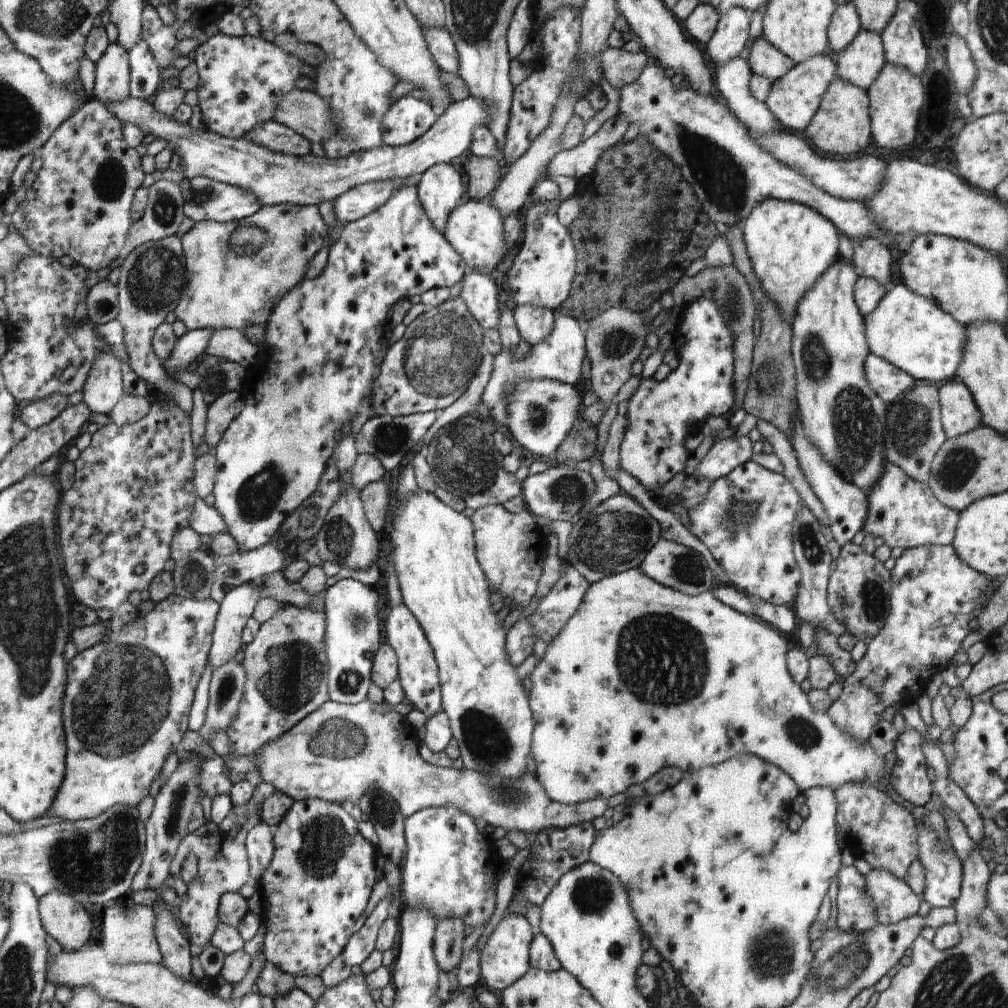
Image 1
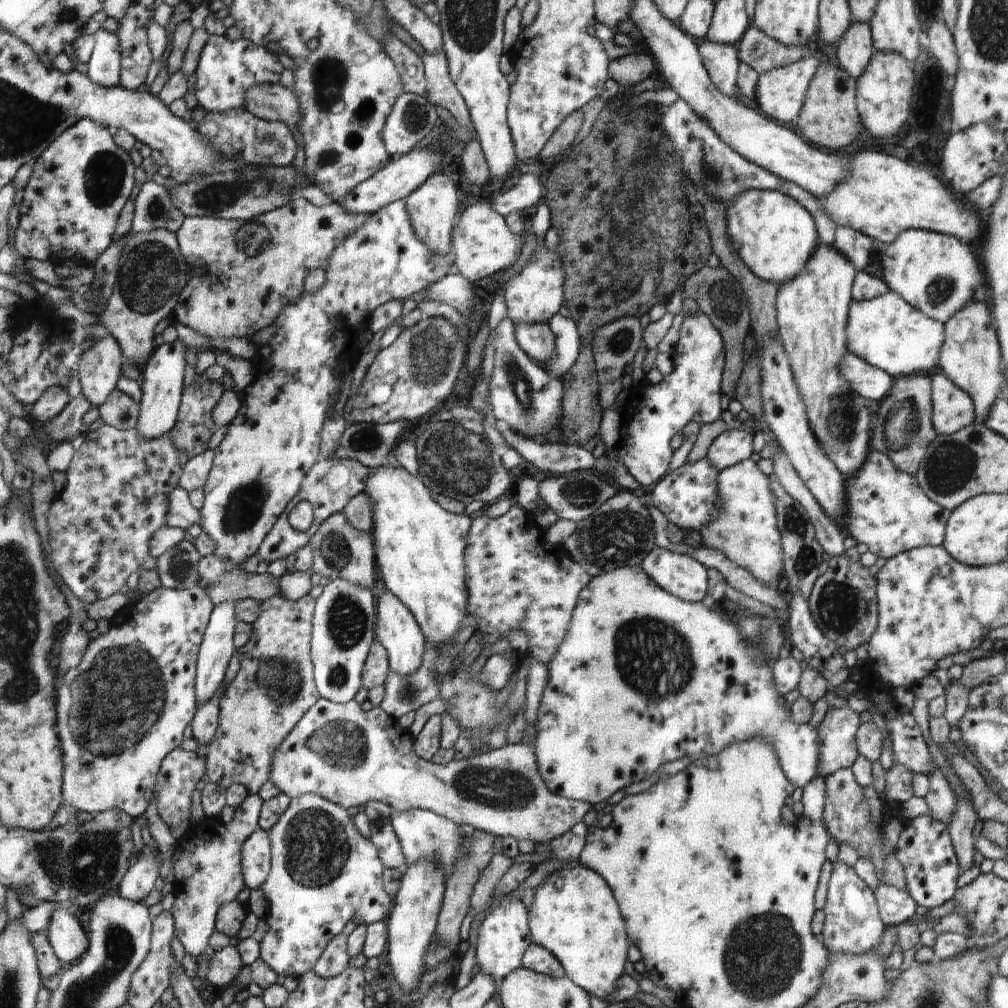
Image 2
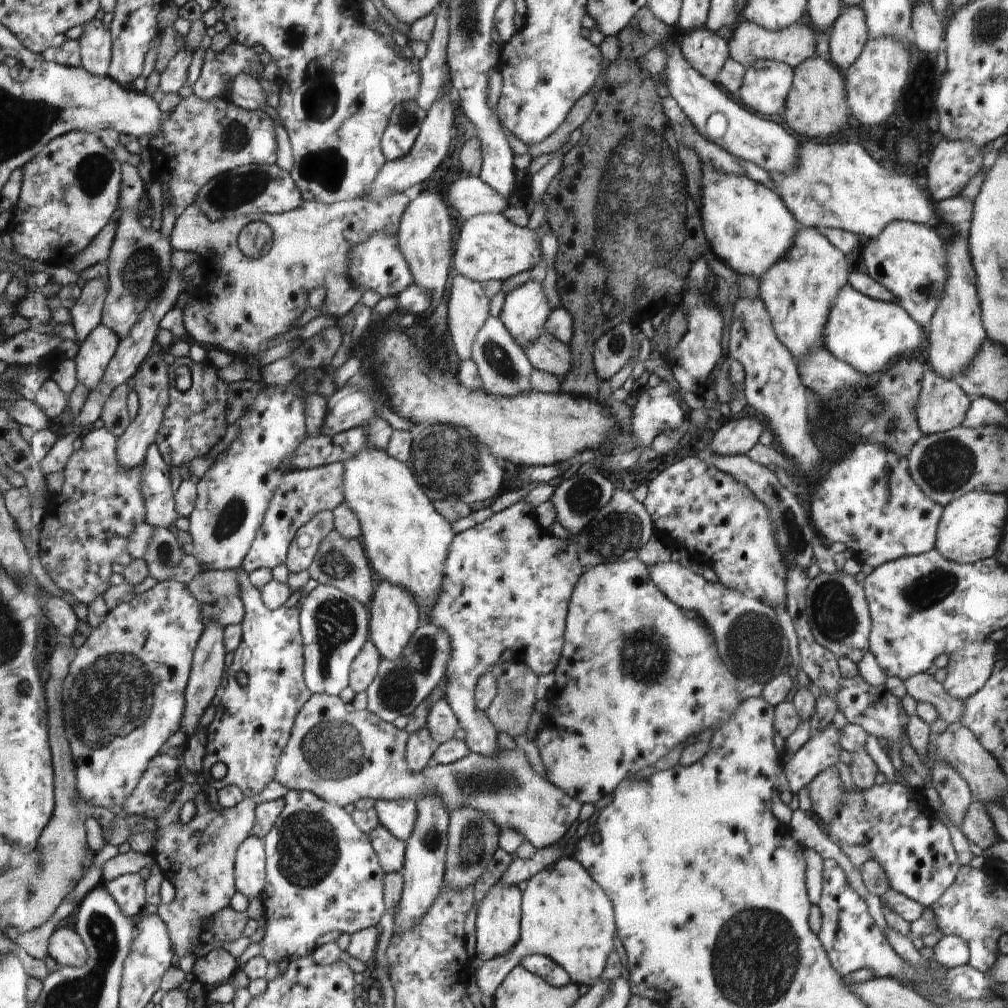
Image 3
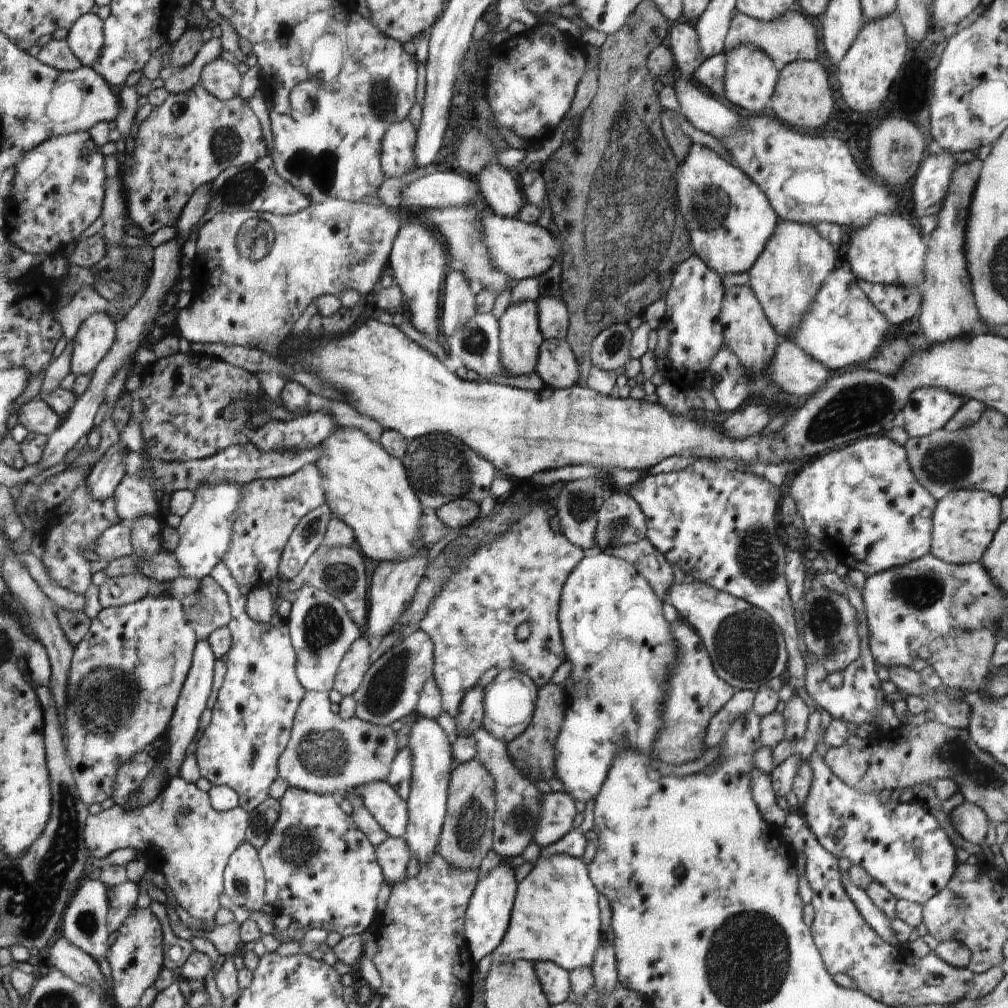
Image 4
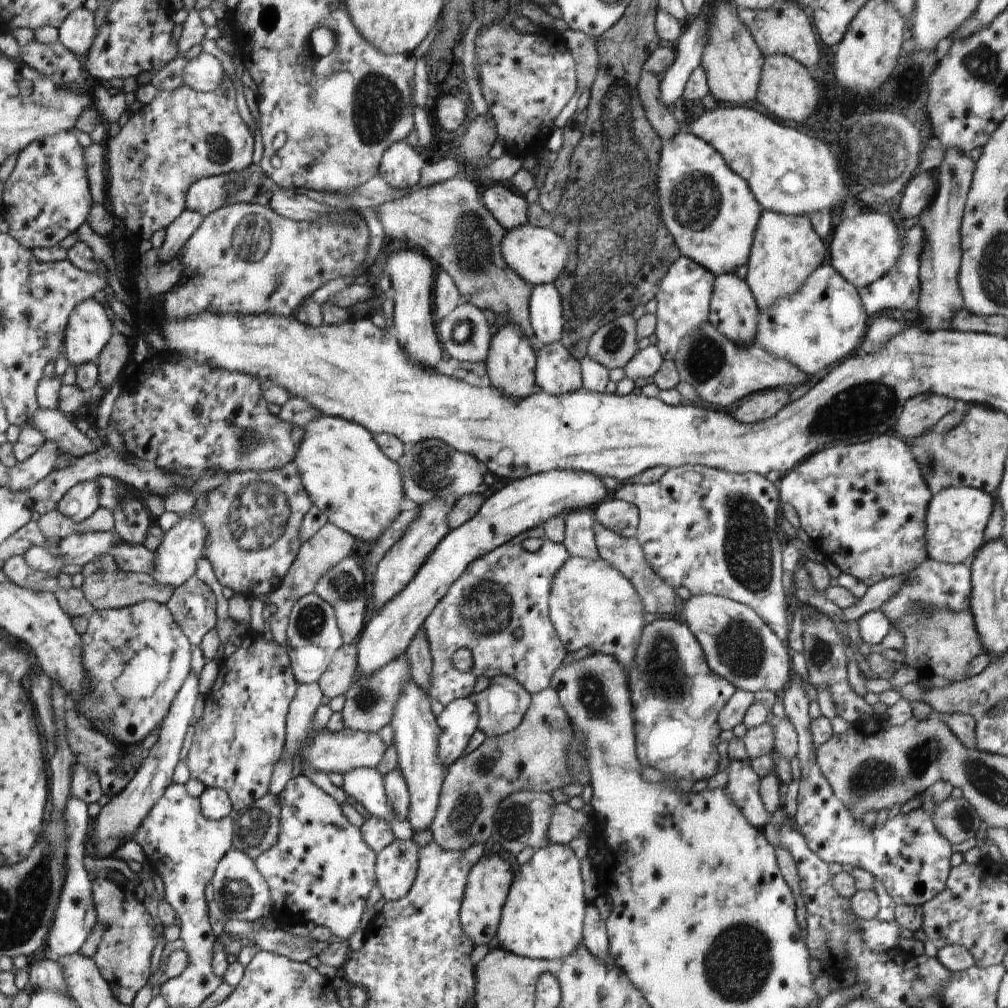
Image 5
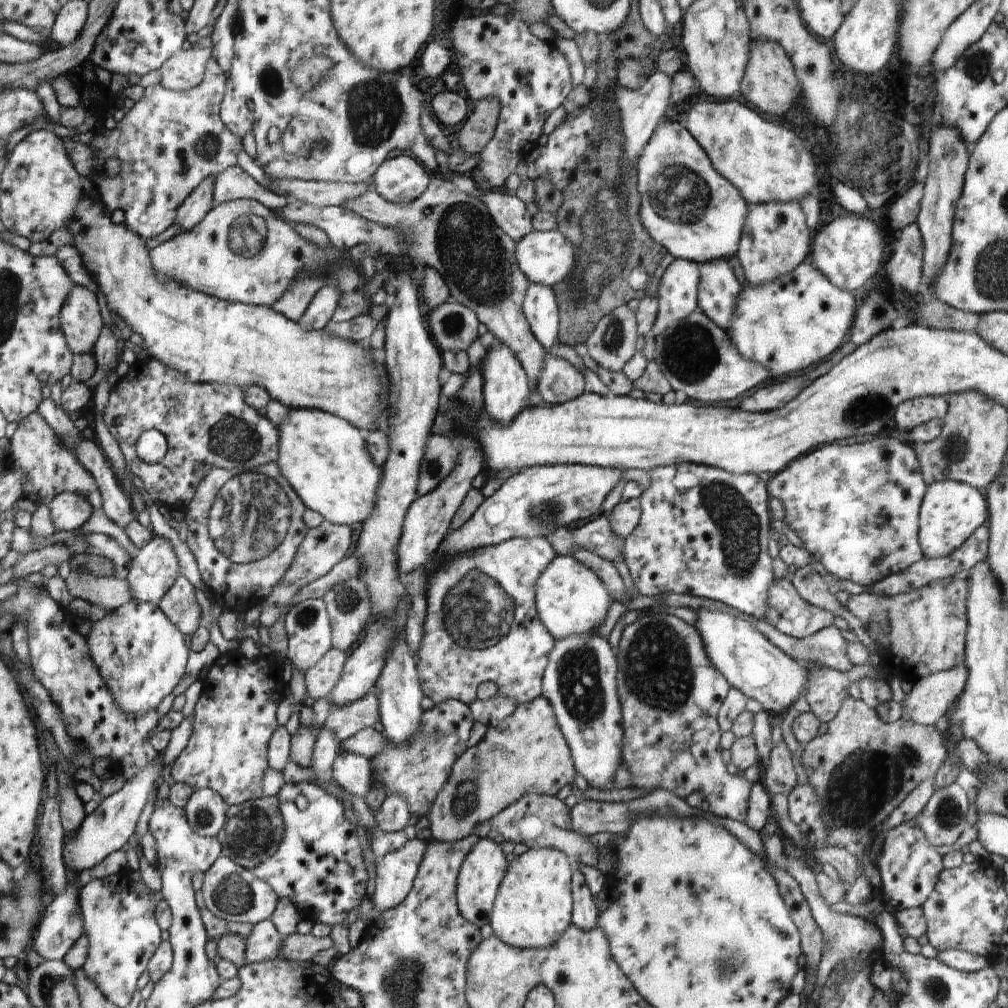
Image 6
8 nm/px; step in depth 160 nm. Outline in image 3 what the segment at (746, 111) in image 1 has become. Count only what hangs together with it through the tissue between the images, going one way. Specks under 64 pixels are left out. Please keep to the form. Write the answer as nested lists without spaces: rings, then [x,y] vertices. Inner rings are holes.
[[[694,29],[682,38],[681,50],[690,66],[712,82],[730,58],[728,43],[710,29]]]

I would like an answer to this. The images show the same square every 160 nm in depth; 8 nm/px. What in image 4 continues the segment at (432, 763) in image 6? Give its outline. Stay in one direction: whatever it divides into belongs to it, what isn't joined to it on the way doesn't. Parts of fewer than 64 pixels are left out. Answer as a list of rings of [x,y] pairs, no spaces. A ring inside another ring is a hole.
[[[474,686],[464,700],[461,713],[456,719],[459,736],[467,736],[481,729],[484,719],[485,691],[481,686]]]

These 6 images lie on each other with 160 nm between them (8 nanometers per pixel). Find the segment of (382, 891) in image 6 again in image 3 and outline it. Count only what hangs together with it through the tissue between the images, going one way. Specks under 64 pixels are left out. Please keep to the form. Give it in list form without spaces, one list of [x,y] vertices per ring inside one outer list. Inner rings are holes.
[[[378,825],[369,832],[373,849],[377,850],[377,857],[387,873],[400,872],[404,868],[404,841],[396,837],[382,825]]]

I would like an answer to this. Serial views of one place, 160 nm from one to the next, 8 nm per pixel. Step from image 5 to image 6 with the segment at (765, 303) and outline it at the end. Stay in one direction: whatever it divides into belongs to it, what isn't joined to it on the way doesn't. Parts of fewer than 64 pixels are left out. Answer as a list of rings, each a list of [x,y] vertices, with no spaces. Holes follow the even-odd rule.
[[[798,201],[766,202],[750,205],[750,222],[746,222],[746,238],[738,260],[750,285],[764,285],[787,276],[810,252],[810,230]]]

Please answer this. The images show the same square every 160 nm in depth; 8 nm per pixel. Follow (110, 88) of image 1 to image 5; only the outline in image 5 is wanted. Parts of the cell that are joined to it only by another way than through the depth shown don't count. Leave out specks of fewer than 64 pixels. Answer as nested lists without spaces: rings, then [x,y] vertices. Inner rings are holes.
[[[82,7],[70,13],[57,29],[59,41],[70,52],[82,56],[82,54],[87,54],[97,35],[95,14]]]

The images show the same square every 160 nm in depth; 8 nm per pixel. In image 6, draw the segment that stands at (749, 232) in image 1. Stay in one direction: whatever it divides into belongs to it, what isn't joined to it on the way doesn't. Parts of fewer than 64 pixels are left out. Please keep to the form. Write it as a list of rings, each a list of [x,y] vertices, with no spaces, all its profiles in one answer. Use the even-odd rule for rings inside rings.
[[[677,121],[660,123],[637,158],[636,170],[637,190],[642,196],[640,217],[654,241],[669,250],[675,259],[686,259],[700,265],[708,261],[729,260],[735,256],[748,203],[741,191],[714,168],[708,152],[688,129],[681,127]]]

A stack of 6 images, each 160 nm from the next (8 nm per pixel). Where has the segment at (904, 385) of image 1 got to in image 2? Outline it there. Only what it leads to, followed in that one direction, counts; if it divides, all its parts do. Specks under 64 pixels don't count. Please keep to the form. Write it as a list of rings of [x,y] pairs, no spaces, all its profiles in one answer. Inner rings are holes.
[[[852,352],[845,356],[841,370],[854,390],[872,406],[876,406],[892,392],[894,376],[890,376],[886,370],[876,368]]]

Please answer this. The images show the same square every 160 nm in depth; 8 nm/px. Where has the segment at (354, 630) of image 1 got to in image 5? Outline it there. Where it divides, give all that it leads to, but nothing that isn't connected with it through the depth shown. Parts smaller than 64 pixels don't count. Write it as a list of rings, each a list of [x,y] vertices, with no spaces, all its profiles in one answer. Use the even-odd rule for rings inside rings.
[[[316,593],[307,594],[293,606],[286,629],[285,650],[299,684],[316,683],[328,670],[335,652],[343,645],[334,609]]]

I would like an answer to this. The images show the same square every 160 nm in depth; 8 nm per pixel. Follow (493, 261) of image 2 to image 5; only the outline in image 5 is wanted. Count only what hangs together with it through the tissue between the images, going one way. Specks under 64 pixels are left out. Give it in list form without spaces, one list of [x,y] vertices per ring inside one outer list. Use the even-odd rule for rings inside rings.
[[[528,224],[509,230],[501,242],[501,253],[509,266],[531,286],[553,283],[565,270],[566,244],[552,232],[552,228],[534,228]]]

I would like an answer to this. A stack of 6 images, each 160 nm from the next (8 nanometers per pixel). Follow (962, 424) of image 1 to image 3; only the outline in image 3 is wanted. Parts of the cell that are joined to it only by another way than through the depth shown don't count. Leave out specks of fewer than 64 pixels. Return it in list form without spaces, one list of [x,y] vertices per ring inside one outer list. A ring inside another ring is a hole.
[[[926,371],[918,400],[918,422],[925,435],[960,427],[972,400],[950,378]]]

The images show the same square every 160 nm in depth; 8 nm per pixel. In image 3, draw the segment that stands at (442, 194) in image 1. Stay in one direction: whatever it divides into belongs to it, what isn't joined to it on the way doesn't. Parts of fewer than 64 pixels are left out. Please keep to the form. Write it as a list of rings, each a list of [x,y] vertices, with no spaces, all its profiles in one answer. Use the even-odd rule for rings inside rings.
[[[432,190],[421,192],[416,199],[409,202],[396,236],[398,246],[412,270],[413,284],[423,289],[429,289],[433,298],[433,308],[435,311],[440,311],[438,304],[445,301],[443,298],[444,282],[448,280],[450,262],[453,262],[452,250],[448,246],[448,244],[452,244],[452,224],[450,224],[450,216],[448,216],[448,200],[444,202],[440,198],[440,194],[436,194]]]

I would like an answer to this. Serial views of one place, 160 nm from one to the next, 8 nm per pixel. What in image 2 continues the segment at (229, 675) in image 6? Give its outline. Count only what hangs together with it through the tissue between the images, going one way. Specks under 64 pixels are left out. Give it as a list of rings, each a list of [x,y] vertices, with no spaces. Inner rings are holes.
[[[311,596],[293,601],[291,597],[270,598],[260,603],[260,614],[252,626],[252,637],[247,645],[238,649],[240,672],[227,686],[226,698],[220,700],[218,728],[213,744],[208,746],[206,775],[208,781],[229,789],[231,785],[244,786],[249,795],[259,795],[272,777],[273,754],[285,742],[286,736],[295,729],[321,699],[321,692],[314,683],[314,664],[310,655],[313,614],[316,600]]]

